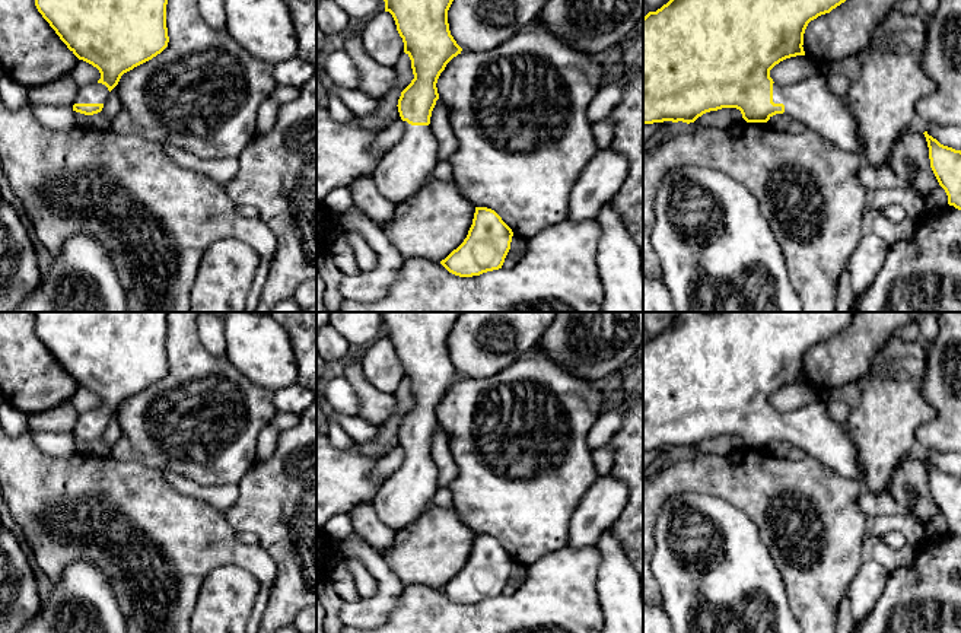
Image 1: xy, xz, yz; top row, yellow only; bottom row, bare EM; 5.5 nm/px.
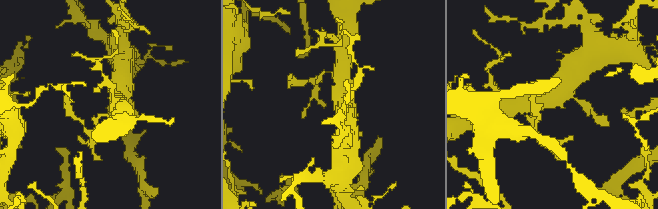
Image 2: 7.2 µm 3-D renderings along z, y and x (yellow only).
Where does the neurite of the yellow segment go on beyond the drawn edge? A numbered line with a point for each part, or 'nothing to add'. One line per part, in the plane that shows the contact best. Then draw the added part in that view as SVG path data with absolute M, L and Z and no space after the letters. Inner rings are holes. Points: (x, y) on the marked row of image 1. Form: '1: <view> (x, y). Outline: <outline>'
1: yz (811, 101). Outline: M822 71L789 86L773 83L773 102L783 104L783 114L801 121L843 152L862 158L855 117L846 98L839 98L830 90Z

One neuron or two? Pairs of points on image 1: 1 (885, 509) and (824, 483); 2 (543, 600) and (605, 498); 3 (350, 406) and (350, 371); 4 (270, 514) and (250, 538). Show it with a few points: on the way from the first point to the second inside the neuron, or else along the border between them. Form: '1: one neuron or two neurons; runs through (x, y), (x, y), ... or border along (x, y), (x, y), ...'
1: two neurons; border along (861, 490), (858, 508), (869, 519)
2: two neurons; border along (567, 544), (572, 547), (595, 546)
3: two neurons; border along (344, 377), (356, 395), (358, 414)
4: two neurons; border along (238, 533), (253, 533), (258, 543)

